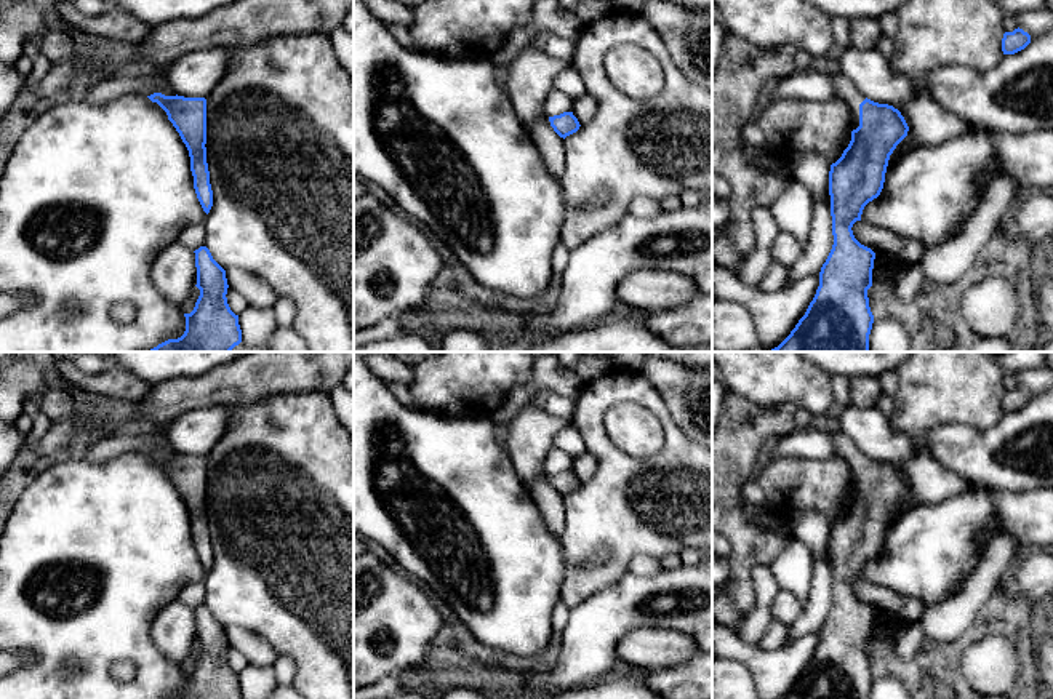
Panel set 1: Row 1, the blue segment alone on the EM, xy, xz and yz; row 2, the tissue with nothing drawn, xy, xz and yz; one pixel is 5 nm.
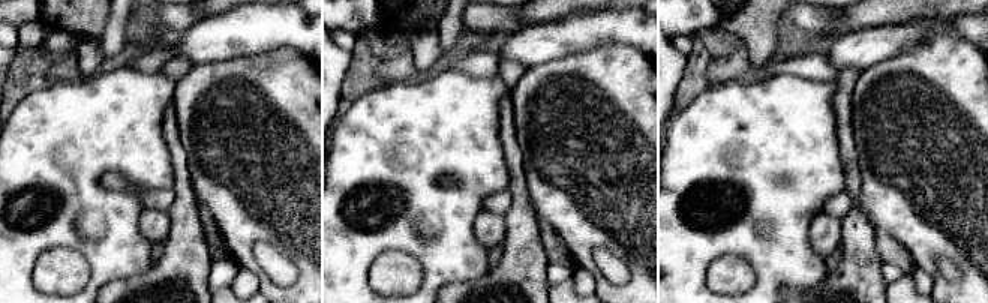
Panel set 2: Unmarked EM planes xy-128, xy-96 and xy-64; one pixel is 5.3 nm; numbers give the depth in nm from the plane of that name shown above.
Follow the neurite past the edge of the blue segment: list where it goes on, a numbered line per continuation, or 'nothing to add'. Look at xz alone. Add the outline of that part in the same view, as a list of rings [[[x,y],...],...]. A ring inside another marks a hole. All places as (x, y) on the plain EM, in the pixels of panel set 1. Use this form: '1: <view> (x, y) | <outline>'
nothing to add

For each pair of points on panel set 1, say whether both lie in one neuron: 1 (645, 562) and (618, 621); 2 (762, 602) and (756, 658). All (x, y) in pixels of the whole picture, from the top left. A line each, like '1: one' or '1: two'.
1: two
2: two

